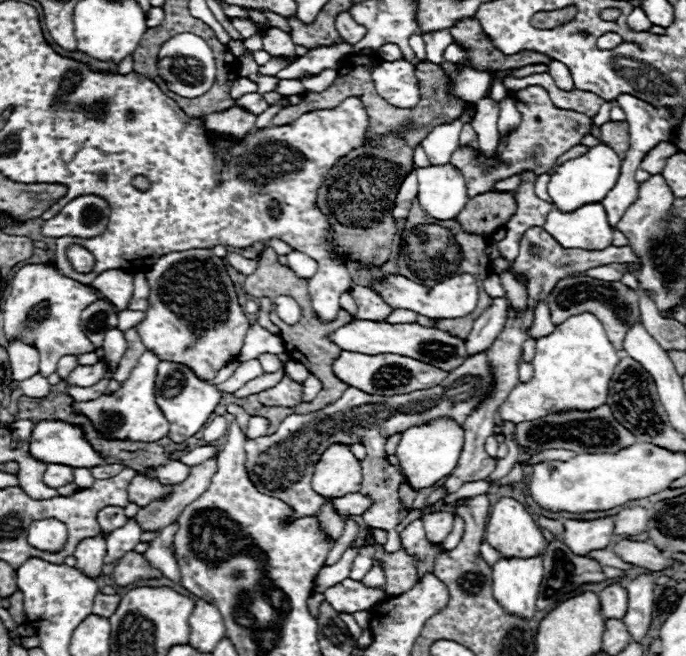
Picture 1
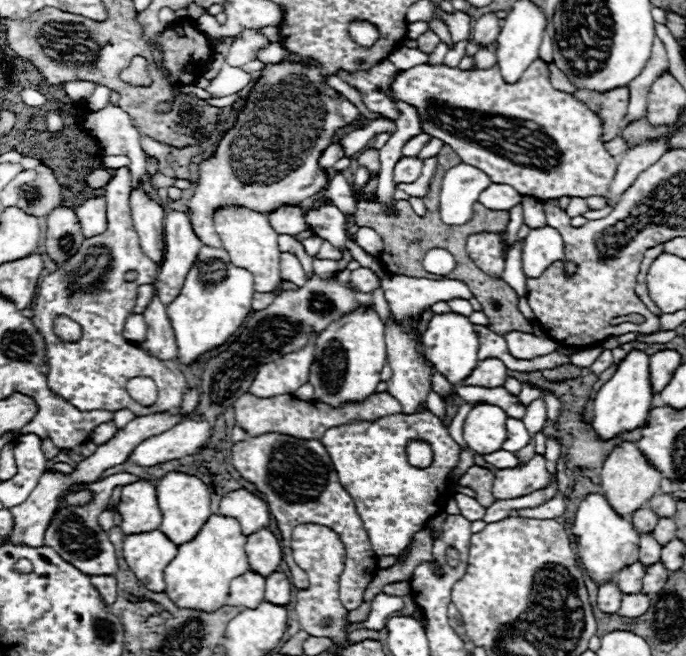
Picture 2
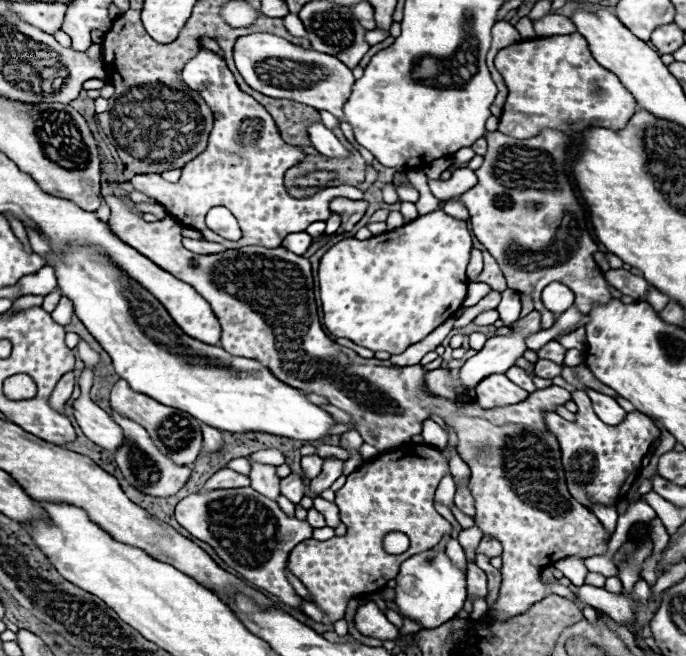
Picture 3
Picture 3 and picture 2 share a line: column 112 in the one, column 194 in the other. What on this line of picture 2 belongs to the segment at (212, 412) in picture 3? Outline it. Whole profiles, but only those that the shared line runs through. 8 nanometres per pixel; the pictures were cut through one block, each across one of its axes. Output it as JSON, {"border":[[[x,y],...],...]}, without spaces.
{"border":[[[202,246],[178,298],[166,306],[166,314],[176,334],[178,360],[186,366],[192,366],[202,354],[226,344],[228,338],[242,326],[244,318],[252,312],[252,294],[254,276],[248,270],[236,268],[230,262],[226,250]]]}

